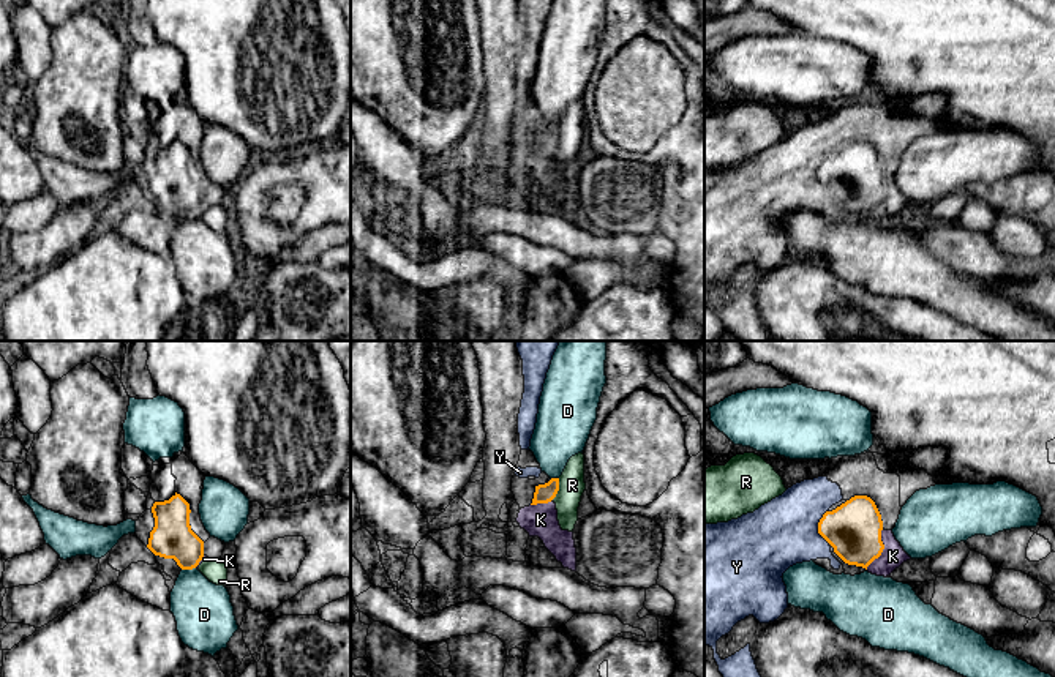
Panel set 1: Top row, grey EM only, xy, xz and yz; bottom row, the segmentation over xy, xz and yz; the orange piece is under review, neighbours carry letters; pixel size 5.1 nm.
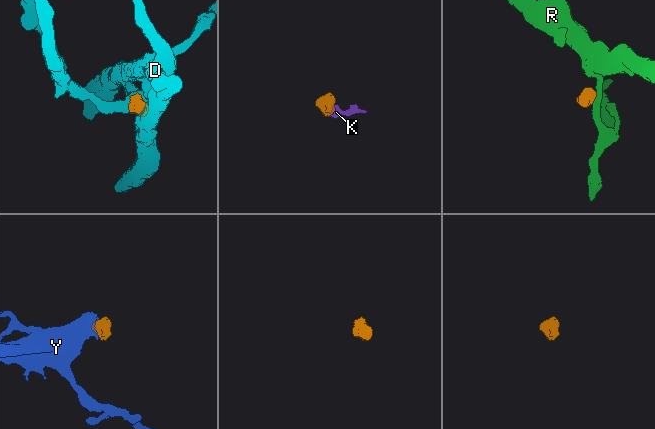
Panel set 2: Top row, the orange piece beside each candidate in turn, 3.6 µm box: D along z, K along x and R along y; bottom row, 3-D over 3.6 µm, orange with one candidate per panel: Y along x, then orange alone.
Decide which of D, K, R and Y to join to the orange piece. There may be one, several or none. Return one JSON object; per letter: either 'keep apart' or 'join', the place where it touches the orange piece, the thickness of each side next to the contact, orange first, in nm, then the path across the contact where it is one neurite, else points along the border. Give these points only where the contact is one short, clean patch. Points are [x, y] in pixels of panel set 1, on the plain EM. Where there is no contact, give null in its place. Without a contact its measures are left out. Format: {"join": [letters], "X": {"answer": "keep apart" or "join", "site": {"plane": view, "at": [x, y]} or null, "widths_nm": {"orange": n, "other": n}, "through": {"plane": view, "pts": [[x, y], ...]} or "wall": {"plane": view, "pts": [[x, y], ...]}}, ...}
{"join": ["K", "Y"], "D": {"answer": "keep apart", "site": {"plane": "xy", "at": [188, 215]}, "widths_nm": {"orange": 200, "other": 300}, "wall": {"plane": "xy", "pts": [[195, 213], [182, 216]]}}, "K": {"answer": "join", "site": {"plane": "yz", "at": [883, 194]}, "widths_nm": {"orange": 280, "other": 120}, "through": {"plane": "yz", "pts": [[853, 175], [872, 194], [883, 194], [893, 202]]}}, "R": {"answer": "keep apart", "site": {"plane": "xz", "at": [558, 136]}, "widths_nm": {"orange": 100, "other": 130}, "wall": {"plane": "xz", "pts": [[559, 125], [559, 134], [551, 145]]}}, "Y": {"answer": "join", "site": {"plane": "yz", "at": [818, 174]}, "widths_nm": {"orange": 280, "other": 340}, "through": {"plane": "yz", "pts": [[853, 175], [818, 174], [793, 174], [784, 179]]}}}

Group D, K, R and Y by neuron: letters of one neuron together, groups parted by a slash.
D / K Y / R

